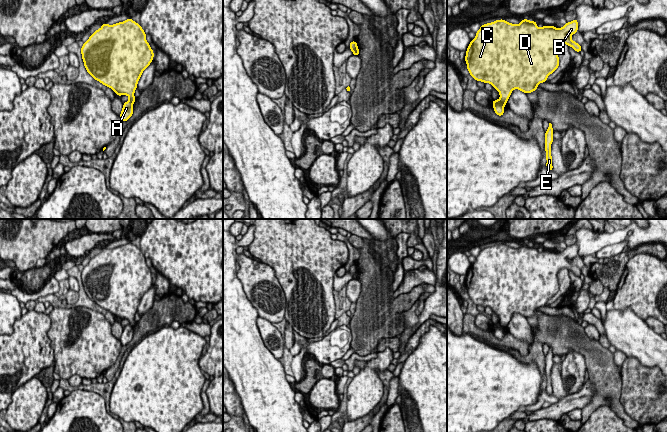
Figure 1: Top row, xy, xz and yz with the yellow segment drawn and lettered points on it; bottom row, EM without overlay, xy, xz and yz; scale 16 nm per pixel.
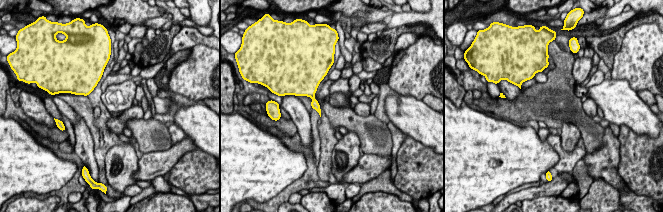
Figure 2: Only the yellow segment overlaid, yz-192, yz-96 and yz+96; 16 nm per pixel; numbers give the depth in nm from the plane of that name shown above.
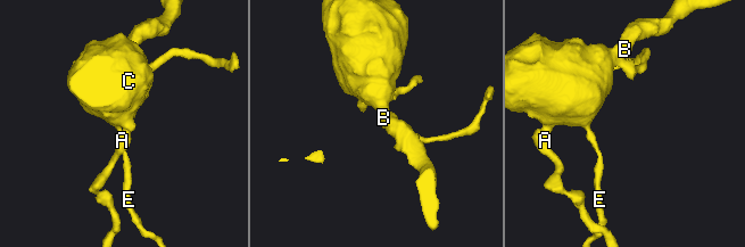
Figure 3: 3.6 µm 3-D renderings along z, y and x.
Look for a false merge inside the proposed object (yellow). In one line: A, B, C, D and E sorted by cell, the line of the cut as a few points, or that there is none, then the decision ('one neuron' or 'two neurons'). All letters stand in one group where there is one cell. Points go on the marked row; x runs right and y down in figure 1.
groups A / B C D E; cut yz (499, 99), (504, 104); two neurons

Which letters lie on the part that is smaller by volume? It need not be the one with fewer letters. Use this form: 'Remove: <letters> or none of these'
Remove: A

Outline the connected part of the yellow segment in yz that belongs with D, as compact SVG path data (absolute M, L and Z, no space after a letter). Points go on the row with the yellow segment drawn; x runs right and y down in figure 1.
M503 19L484 24L467 48L467 69L476 81L490 83L499 92L500 101L507 104L514 89L532 93L538 89L538 84L546 82L559 66L558 50L561 45L567 44L580 53L581 46L571 39L577 31L577 19L567 22L562 28L546 25L539 28L536 21L527 19L523 19L520 24Z

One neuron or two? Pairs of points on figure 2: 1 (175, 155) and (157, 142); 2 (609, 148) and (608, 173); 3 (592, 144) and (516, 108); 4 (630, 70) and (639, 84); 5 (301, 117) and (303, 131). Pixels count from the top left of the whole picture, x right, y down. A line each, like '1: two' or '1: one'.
1: two
2: one
3: one
4: one
5: one

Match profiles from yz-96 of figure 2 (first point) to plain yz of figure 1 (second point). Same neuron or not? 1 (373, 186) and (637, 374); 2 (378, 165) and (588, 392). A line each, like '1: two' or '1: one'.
1: two
2: one

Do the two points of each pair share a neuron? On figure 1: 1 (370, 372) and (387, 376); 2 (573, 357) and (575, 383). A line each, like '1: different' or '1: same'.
1: different
2: same

